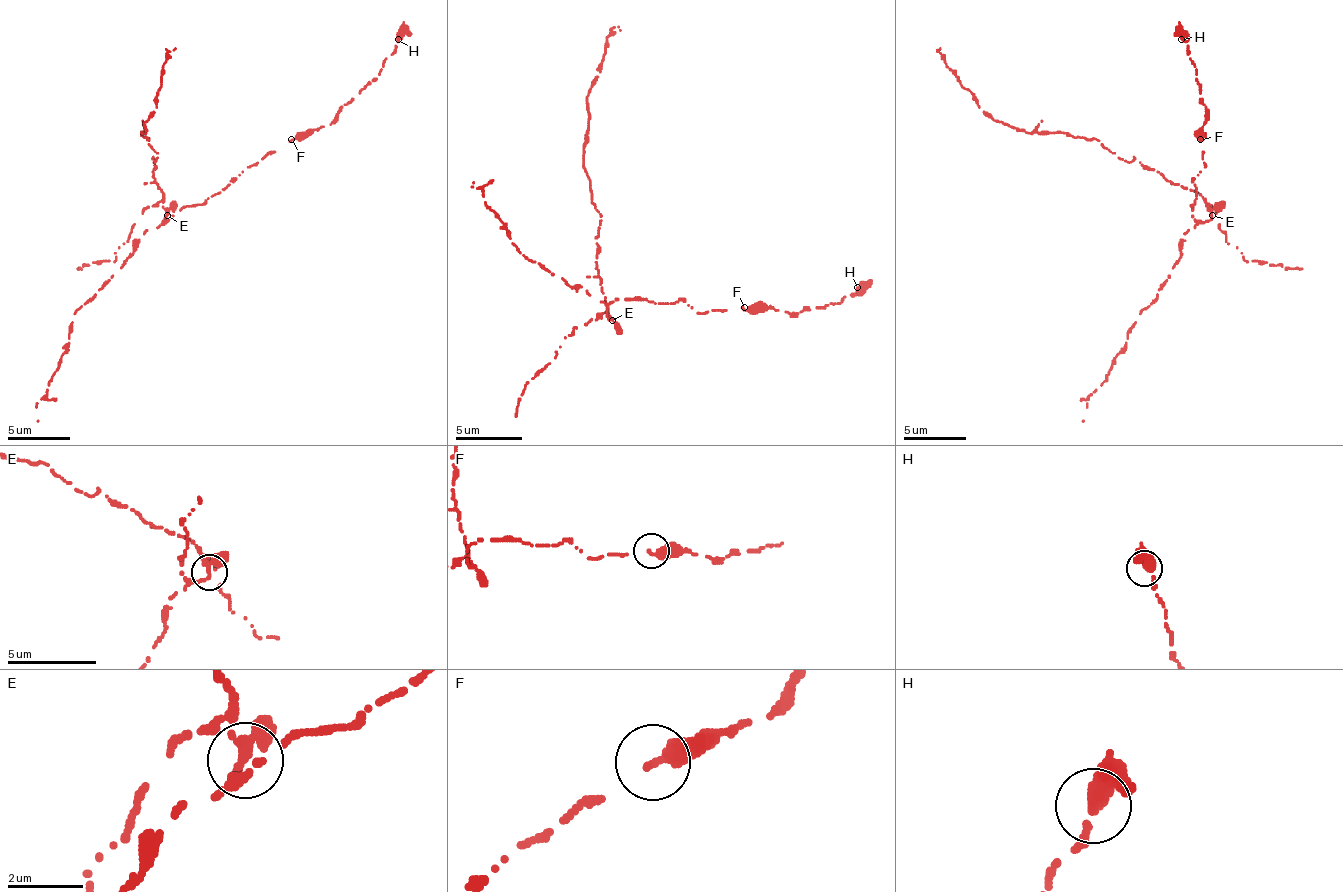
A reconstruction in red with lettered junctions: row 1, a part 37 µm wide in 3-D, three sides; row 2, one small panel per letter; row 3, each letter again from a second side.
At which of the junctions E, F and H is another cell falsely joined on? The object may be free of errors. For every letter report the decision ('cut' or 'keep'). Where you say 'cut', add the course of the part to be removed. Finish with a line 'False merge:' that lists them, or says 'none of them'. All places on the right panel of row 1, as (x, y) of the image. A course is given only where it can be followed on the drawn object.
E: cut | (1212, 214), (1194, 189), (1141, 161), (1119, 158), (1097, 139), (1025, 133), (997, 121), (978, 108), (941, 49)
F: keep
H: keep
False merge: E

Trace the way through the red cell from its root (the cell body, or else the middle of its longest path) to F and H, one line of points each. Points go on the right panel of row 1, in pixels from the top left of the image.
F: (1206, 221), (1197, 221), (1191, 214), (1191, 205), (1197, 196), (1194, 177), (1206, 164), (1200, 139)
H: (1206, 221), (1191, 214), (1197, 196), (1194, 177), (1206, 164), (1200, 143), (1206, 108), (1194, 61), (1181, 39)

